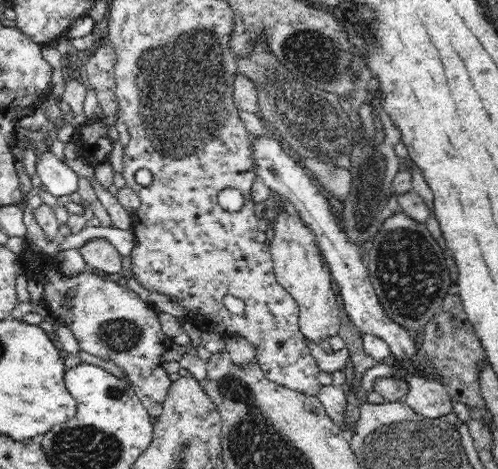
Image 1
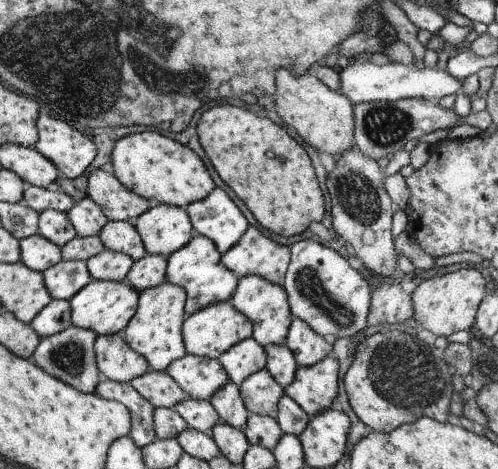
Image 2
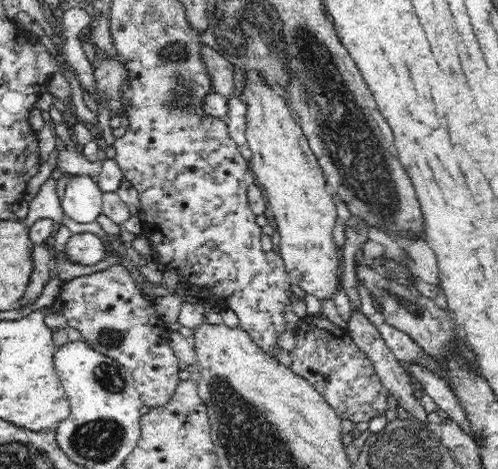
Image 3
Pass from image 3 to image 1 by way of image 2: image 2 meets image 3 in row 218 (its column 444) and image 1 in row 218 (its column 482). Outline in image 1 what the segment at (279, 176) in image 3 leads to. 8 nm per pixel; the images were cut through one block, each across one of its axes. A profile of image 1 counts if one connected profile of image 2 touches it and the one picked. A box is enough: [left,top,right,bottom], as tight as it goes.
[270,214,342,346]

